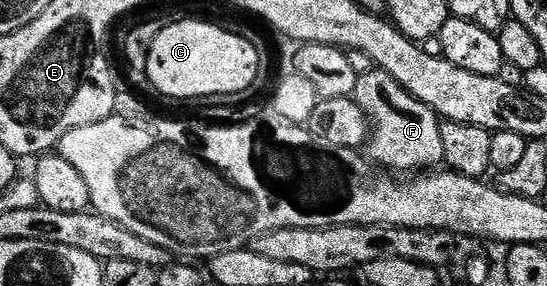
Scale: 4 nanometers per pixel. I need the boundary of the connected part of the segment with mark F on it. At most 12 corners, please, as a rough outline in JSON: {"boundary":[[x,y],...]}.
{"boundary":[[388,72],[358,76],[368,157],[390,172],[443,165],[442,122]]}

